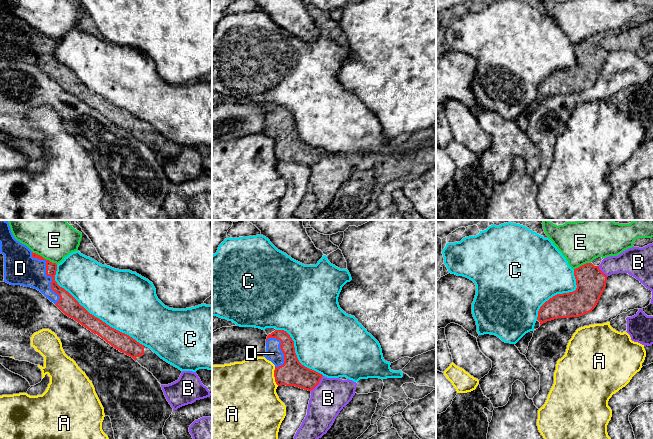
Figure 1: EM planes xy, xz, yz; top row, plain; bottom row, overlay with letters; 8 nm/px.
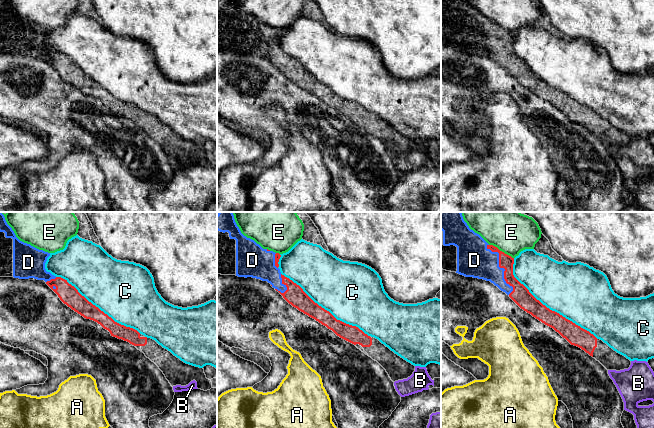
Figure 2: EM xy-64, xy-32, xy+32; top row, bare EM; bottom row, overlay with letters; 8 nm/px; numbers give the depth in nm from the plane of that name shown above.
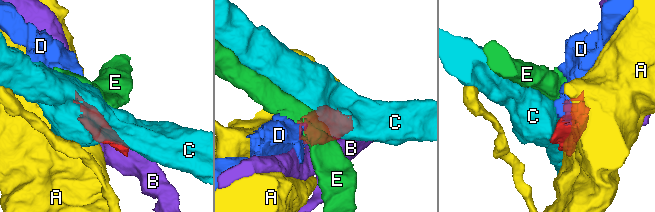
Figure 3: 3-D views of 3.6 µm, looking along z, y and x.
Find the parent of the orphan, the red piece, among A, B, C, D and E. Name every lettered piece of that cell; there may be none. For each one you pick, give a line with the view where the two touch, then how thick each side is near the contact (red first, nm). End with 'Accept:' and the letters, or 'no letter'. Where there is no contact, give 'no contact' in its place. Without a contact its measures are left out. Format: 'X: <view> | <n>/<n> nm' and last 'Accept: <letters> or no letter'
D: xy | 110/280 nm
Accept: D

